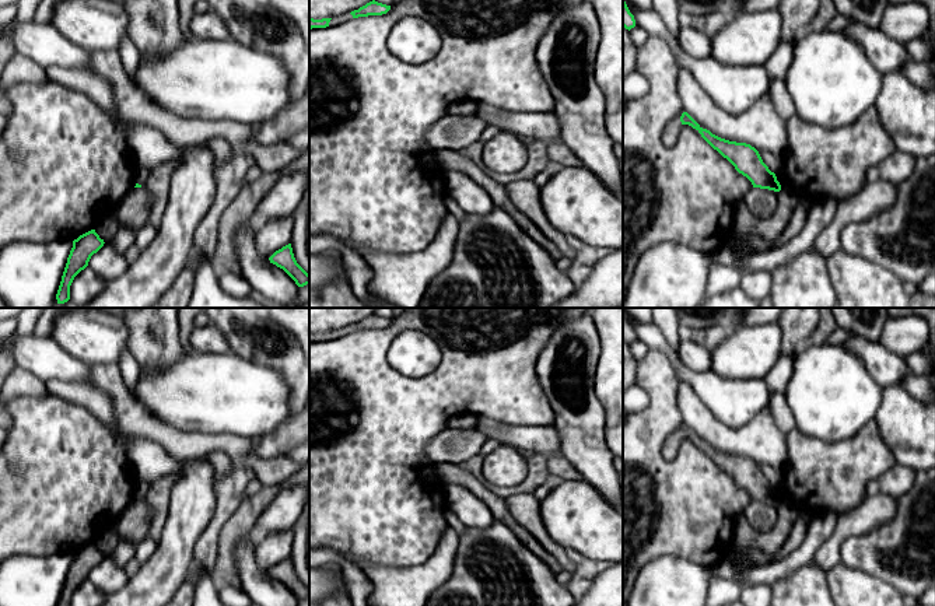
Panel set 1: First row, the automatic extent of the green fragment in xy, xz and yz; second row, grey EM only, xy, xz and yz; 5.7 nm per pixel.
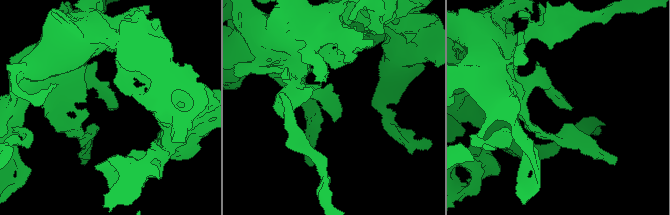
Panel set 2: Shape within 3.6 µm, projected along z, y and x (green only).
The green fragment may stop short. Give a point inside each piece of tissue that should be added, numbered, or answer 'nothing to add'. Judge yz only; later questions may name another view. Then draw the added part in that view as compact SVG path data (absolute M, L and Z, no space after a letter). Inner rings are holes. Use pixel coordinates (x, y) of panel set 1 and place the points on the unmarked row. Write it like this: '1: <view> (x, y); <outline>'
1: yz (673, 441); M679 432L670 434L662 446L662 455L666 459L673 459L680 444L682 444L682 435Z

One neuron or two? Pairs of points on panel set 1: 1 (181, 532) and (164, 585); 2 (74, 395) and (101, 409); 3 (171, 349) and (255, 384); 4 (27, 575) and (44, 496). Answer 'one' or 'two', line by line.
1: one
2: one
3: two
4: two

